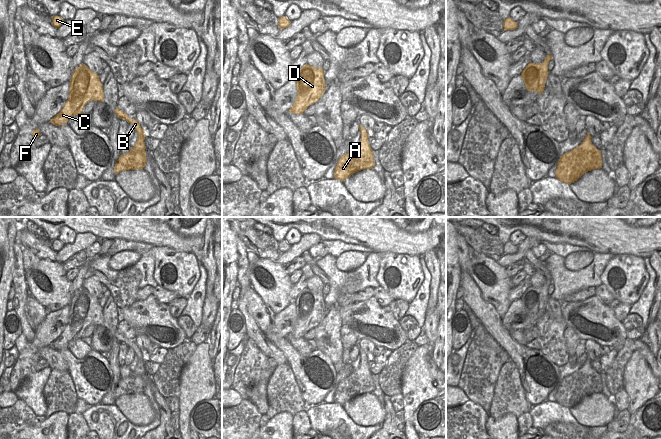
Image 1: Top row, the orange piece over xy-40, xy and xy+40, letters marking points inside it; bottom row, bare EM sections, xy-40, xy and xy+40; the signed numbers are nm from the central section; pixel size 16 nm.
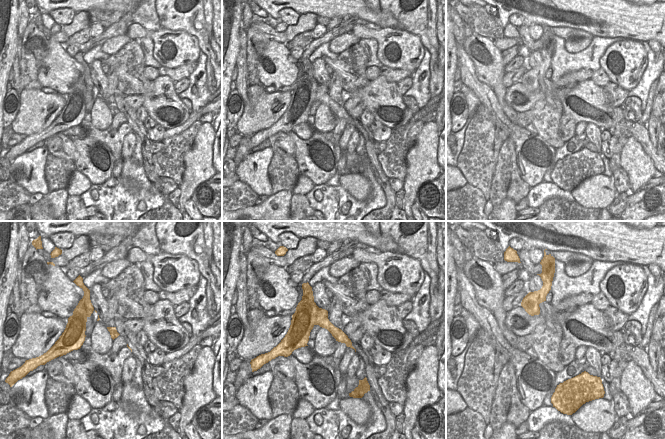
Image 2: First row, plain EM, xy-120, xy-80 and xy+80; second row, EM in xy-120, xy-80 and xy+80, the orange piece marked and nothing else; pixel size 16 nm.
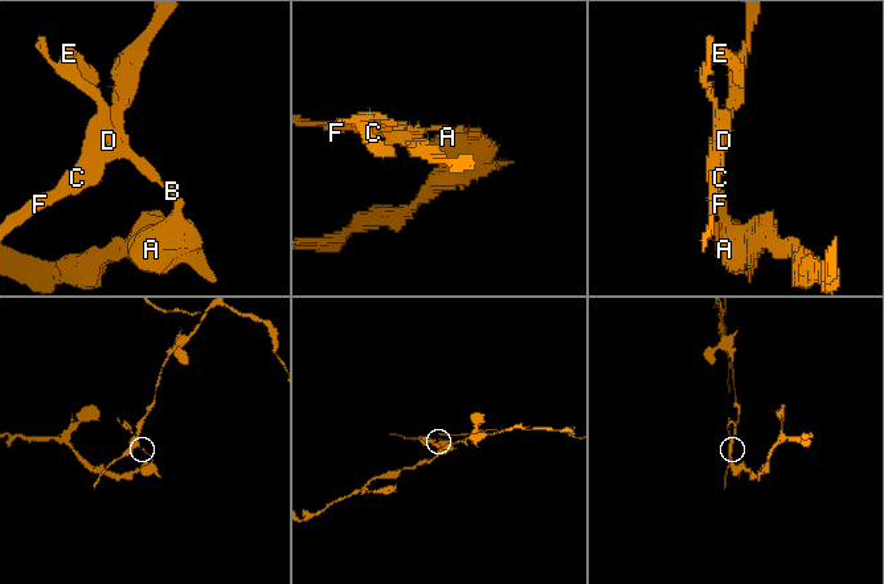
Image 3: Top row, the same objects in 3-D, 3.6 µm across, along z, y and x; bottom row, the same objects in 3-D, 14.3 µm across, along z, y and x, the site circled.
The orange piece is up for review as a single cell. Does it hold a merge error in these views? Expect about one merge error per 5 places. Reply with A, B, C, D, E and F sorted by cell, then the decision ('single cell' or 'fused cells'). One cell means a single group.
A / B C D E F | fused cells

